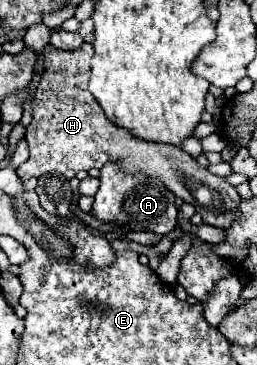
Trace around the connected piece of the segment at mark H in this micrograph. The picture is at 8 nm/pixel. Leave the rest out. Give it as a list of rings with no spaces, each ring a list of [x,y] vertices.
[[[83,42],[77,50],[71,52],[47,44],[43,52],[45,74],[35,94],[33,122],[25,132],[31,156],[17,168],[17,176],[21,182],[53,170],[61,172],[65,178],[73,178],[81,170],[103,168],[103,164],[109,160],[121,160],[125,162],[123,170],[129,174],[141,172],[159,178],[175,196],[193,204],[195,210],[203,216],[205,224],[227,228],[233,220],[239,218],[241,196],[225,178],[219,178],[207,168],[201,168],[195,158],[191,158],[179,146],[143,142],[141,138],[135,138],[129,130],[123,130],[107,120],[99,102],[93,98],[91,92],[87,92],[89,68],[93,58],[91,44]]]

